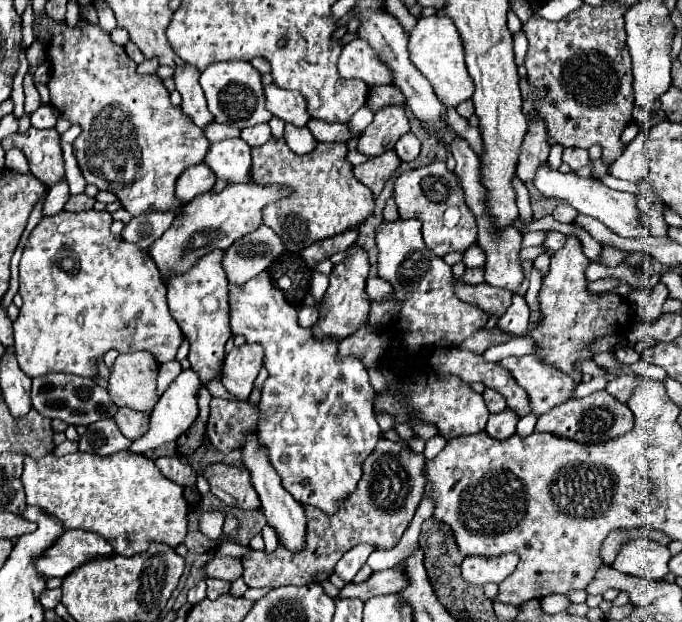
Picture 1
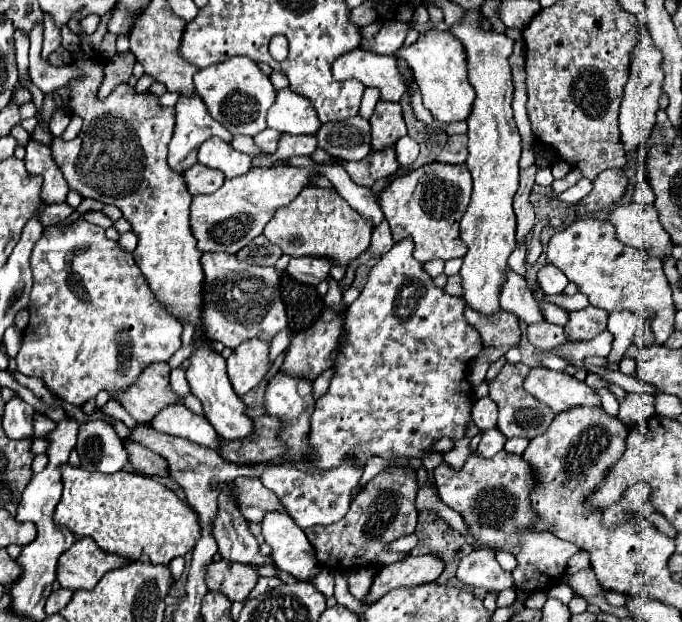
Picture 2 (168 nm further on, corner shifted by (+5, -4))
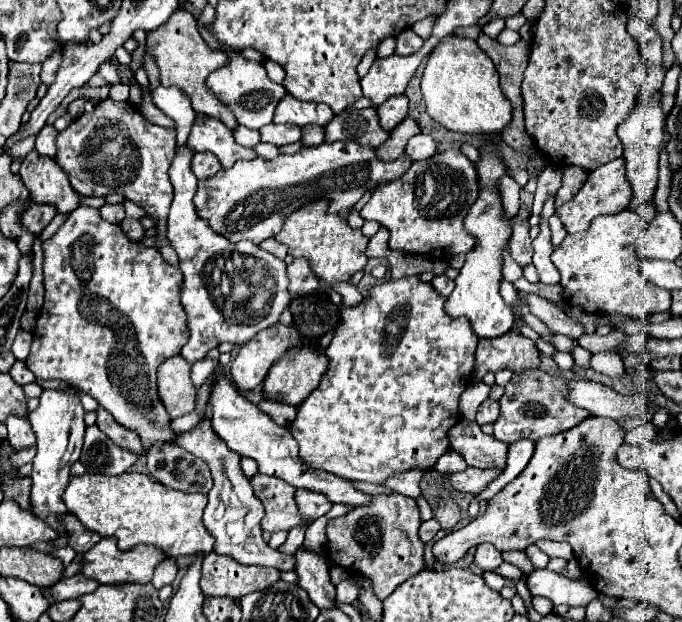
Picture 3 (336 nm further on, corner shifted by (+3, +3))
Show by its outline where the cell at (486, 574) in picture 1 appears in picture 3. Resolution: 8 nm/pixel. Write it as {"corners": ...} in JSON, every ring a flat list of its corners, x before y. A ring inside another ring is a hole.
{"corners":[[479,544,473,562,485,572,485,570,497,570,503,564,503,558,493,544]]}

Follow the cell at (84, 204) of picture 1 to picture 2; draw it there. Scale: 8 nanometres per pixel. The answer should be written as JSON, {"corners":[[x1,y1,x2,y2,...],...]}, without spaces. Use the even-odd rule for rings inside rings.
{"corners":[[55,203,55,205,45,207,45,211,41,211,39,221,41,221,43,227,51,227,51,225,57,225,57,223,65,221,71,213,73,213,73,209,67,203,61,203,61,205]]}

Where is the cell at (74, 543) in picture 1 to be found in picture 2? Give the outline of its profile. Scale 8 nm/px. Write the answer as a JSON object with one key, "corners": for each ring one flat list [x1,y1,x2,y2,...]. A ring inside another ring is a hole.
{"corners":[[83,537,59,559,57,581,65,589,93,589,107,571,129,565,131,559,101,551,93,539]]}

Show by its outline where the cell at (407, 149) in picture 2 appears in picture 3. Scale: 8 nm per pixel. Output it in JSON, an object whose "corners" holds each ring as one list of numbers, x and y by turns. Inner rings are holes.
{"corners":[[415,134,407,146,405,146,405,154,415,162,415,160,425,160,429,156,435,154,435,142,431,136,427,134]]}

